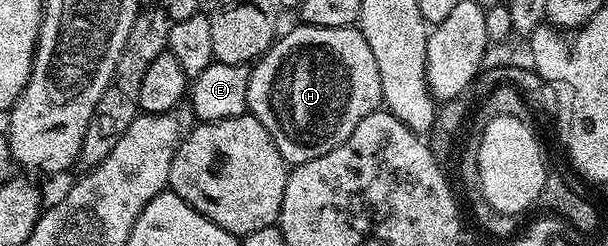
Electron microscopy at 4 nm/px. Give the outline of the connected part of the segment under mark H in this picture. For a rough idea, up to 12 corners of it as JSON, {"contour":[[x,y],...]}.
{"contour":[[302,23],[252,65],[248,111],[290,166],[383,104],[360,27]]}

